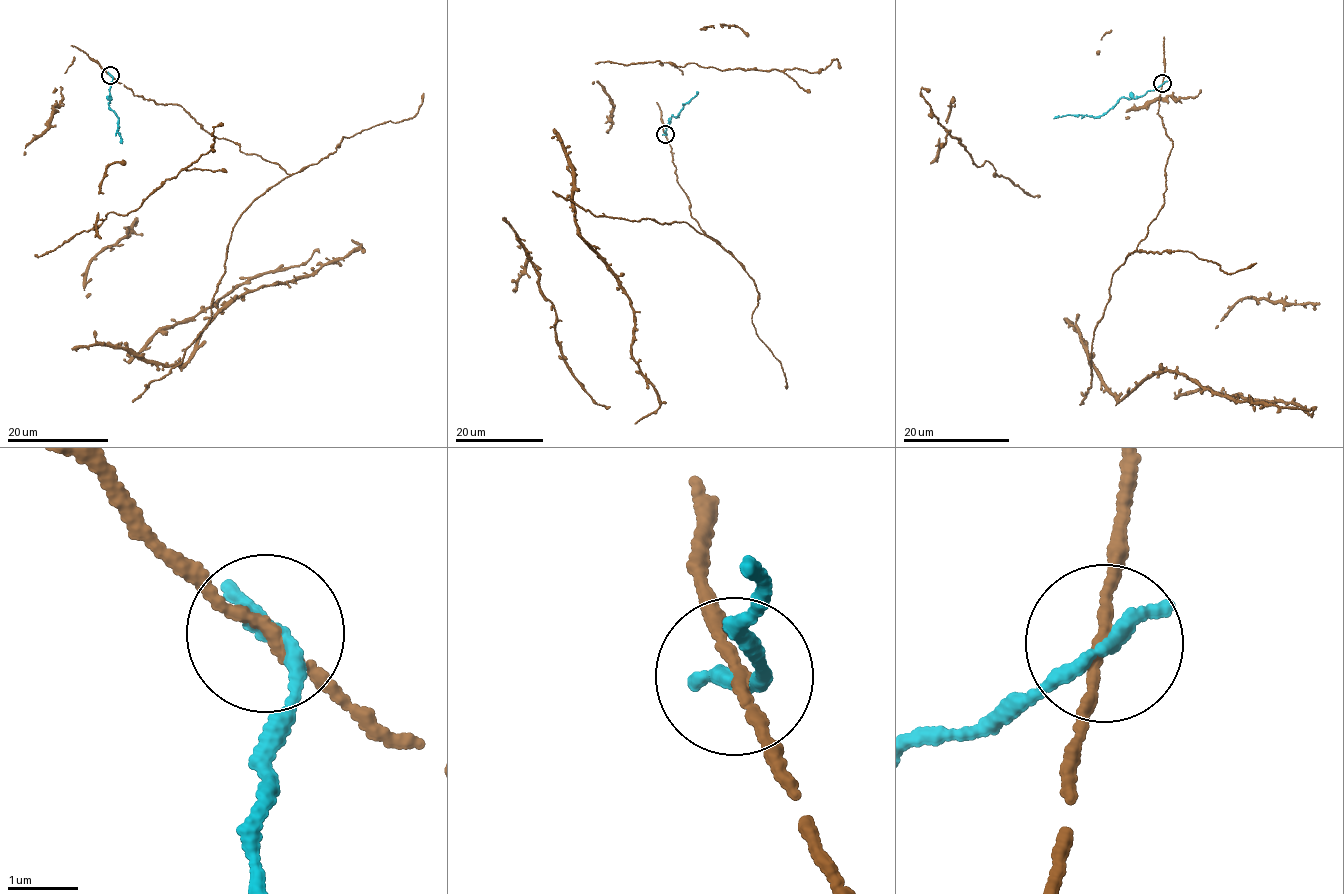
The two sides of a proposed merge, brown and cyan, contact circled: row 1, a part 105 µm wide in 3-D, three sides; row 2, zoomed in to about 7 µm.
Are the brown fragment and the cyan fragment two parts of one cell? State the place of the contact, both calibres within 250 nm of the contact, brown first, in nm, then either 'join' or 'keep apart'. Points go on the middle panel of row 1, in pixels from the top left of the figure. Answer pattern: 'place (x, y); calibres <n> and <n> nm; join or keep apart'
place (665, 134); calibres 140 and 280 nm; keep apart

